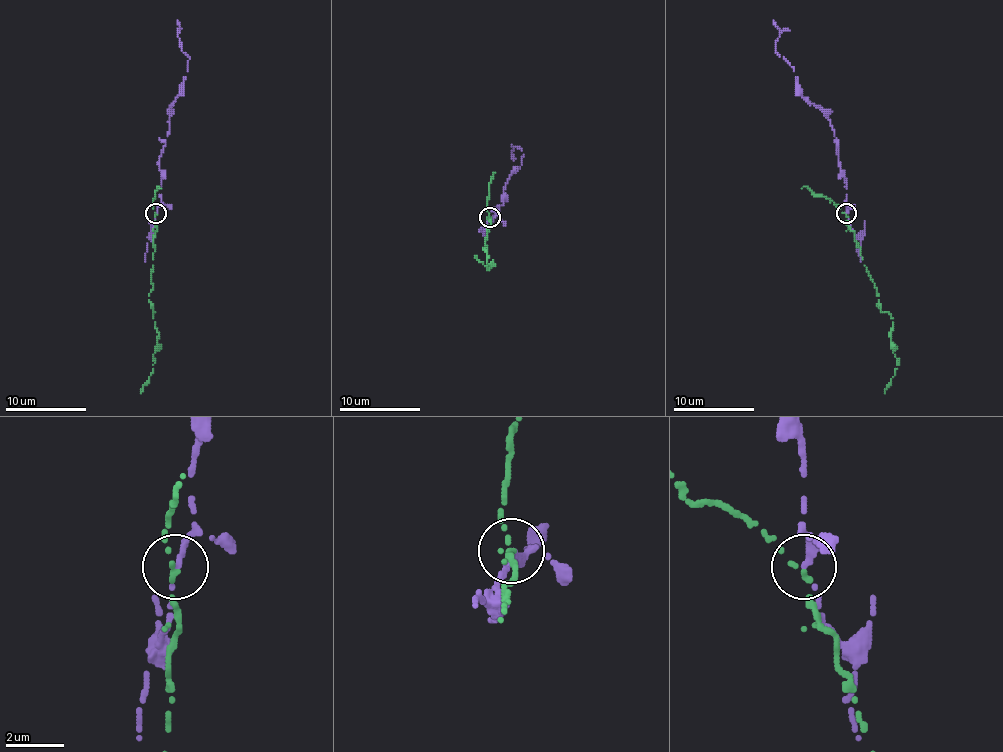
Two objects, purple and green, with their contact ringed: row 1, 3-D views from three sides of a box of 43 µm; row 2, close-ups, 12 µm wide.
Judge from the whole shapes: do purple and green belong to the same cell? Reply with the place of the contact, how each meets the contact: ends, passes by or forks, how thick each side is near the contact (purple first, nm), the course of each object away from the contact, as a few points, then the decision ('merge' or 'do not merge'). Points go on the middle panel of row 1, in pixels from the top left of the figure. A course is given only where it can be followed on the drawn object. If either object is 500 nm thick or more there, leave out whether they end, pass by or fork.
at (489, 217); purple passes by; green ends there; 170 nm thick on the purple side, 190 nm on the other; purple runs (489, 217), (495, 217), (493, 209), (521, 164), (523, 154), (515, 146), (511, 150), (511, 144); green runs (489, 215), (487, 246), (483, 250), (487, 264), (493, 262), (487, 266), (489, 268), (475, 256); do not merge

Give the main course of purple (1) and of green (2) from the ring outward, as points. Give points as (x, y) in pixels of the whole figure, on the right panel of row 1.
1: (846, 213), (846, 178), (838, 160), (830, 119), (800, 93), (793, 69), (775, 50), (779, 36), (773, 20)
2: (844, 213), (879, 294), (879, 308), (893, 318), (891, 338), (897, 363), (885, 393)

